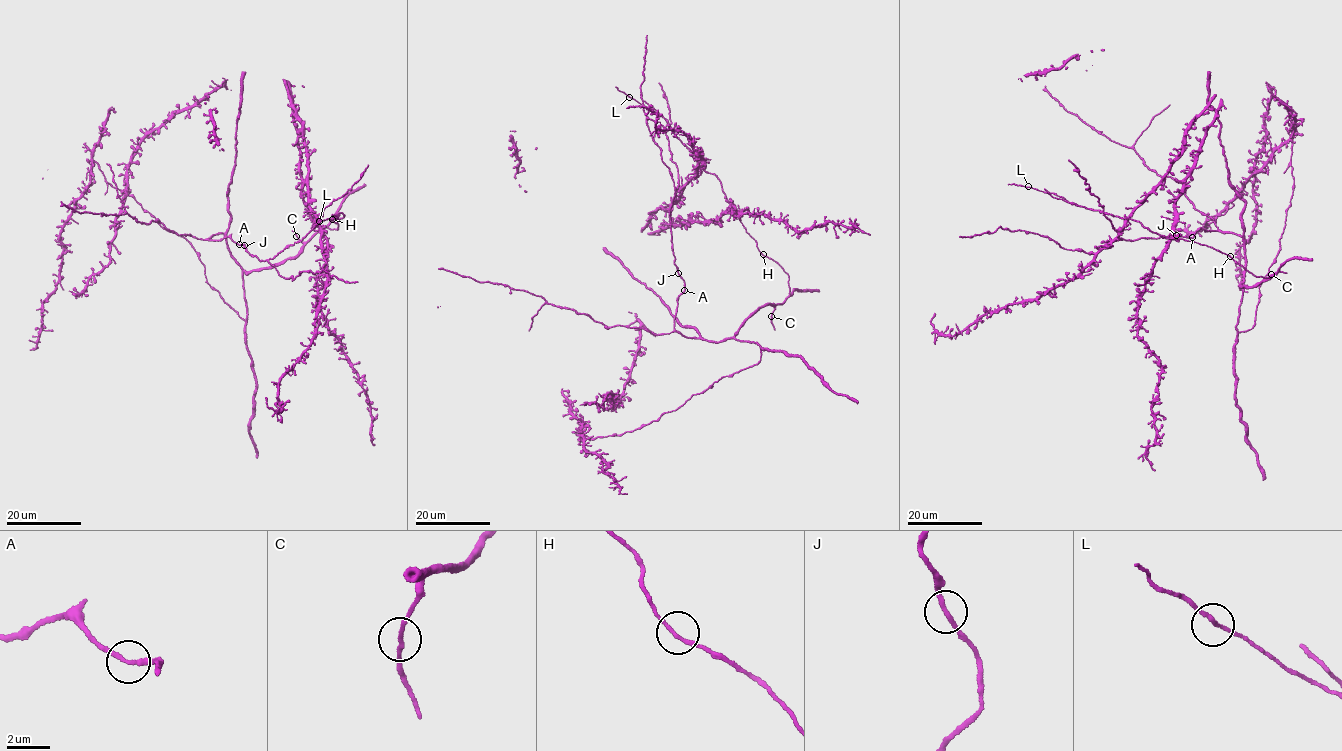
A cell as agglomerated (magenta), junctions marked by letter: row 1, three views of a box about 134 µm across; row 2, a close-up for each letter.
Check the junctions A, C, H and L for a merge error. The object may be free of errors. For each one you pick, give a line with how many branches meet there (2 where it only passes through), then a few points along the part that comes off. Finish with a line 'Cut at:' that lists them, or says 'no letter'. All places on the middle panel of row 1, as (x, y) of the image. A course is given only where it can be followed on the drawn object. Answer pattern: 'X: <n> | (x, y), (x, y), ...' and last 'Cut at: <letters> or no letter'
Cut at: no letter

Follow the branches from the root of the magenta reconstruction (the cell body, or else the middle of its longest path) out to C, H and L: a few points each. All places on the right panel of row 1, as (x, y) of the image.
C: (1176, 235), (1194, 237), (1202, 228), (1237, 234), (1243, 241), (1245, 261), (1240, 286), (1251, 288), (1271, 274)
H: (1176, 235), (1194, 237), (1202, 228), (1237, 234), (1245, 261), (1240, 286), (1272, 277), (1256, 277), (1230, 256)
L: (1176, 235), (1237, 234), (1240, 286), (1272, 277), (1028, 186)

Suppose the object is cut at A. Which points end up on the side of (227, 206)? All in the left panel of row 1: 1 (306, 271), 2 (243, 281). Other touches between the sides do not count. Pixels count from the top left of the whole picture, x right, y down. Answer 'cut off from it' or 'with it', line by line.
1: cut off from it
2: with it

